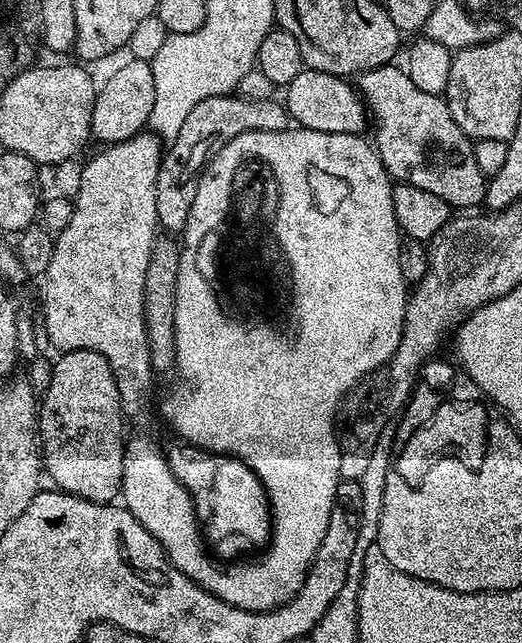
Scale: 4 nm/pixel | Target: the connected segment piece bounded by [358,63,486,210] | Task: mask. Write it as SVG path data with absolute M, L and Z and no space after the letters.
M395 63L383 64L369 72L360 73L358 77L358 91L370 113L371 123L376 123L374 147L389 177L401 184L428 190L456 210L472 210L475 204L483 205L486 178L482 170L478 170L478 162L474 162L473 141L461 130L458 122L454 122L447 99L426 88L419 88L403 67L396 67Z

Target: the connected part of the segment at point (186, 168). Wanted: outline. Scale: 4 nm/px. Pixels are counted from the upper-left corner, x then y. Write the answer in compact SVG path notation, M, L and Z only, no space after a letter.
M239 94L202 98L202 102L190 110L186 122L182 122L178 138L174 138L163 153L158 182L154 186L157 225L168 234L183 233L186 218L190 218L190 205L194 202L194 190L198 190L204 165L227 140L247 132L285 132L289 126L288 109L276 98L250 100Z

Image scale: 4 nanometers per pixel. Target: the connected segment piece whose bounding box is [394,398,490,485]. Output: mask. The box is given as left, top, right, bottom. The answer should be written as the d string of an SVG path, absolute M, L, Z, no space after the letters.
M452 398L445 399L444 402L438 406L438 410L434 412L434 416L430 418L428 422L426 422L425 425L423 425L416 433L413 434L413 436L406 442L402 444L402 447L399 449L398 455L395 457L394 460L394 469L398 474L402 476L402 478L405 479L405 482L412 485L417 485L423 480L423 476L426 474L427 471L430 470L431 464L434 463L437 459L440 457L447 457L449 454L451 454L453 457L461 457L464 460L468 462L479 462L483 456L484 456L484 447L487 445L487 428L488 428L488 422L490 419L490 412L487 412L486 409L483 408L482 405L479 404L476 400L452 400Z

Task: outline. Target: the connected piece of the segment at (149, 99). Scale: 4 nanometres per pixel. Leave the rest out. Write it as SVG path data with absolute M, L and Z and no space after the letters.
M125 59L126 62L109 78L105 84L99 85L92 111L92 136L100 139L101 145L117 144L123 140L129 140L131 136L137 136L149 127L148 119L154 110L154 70L147 60Z

